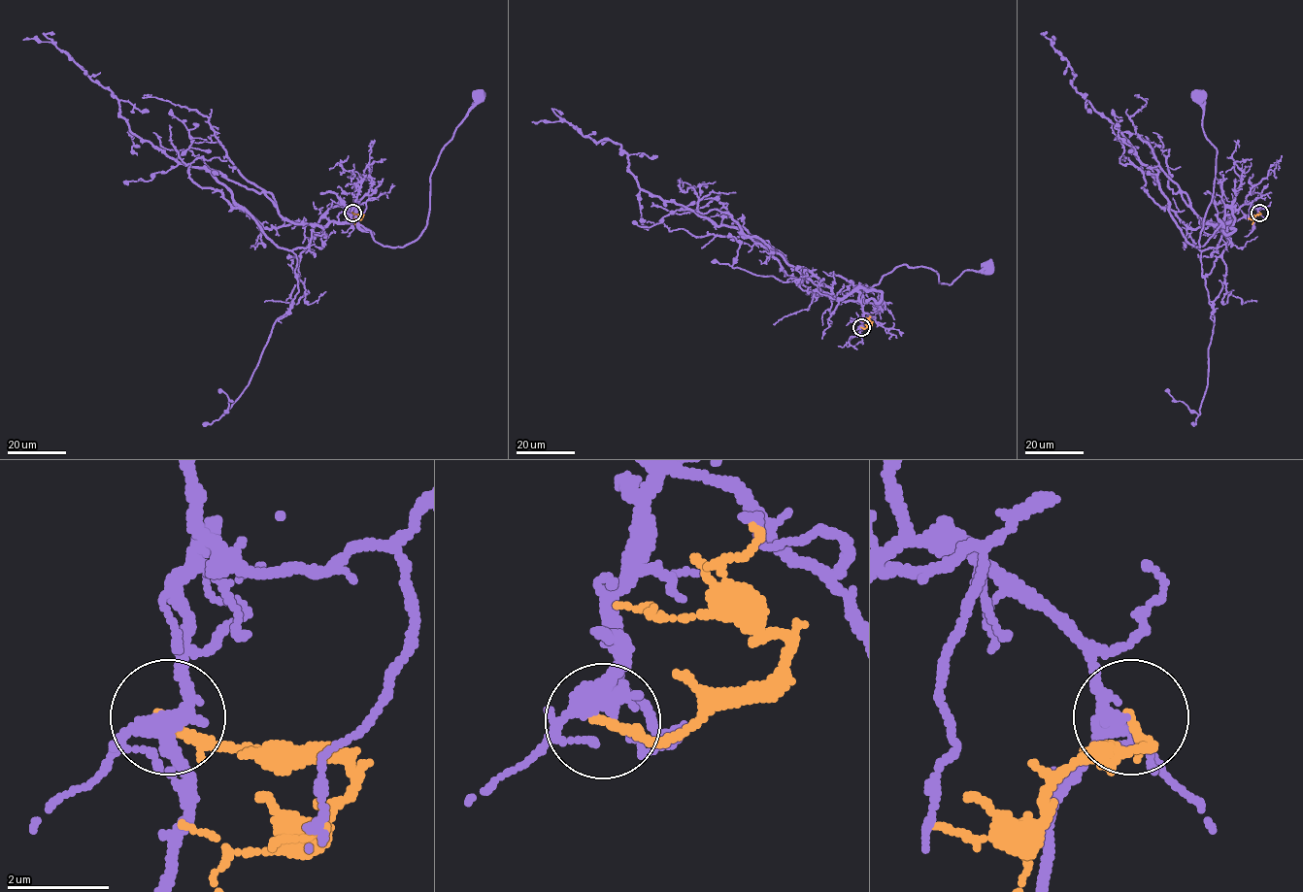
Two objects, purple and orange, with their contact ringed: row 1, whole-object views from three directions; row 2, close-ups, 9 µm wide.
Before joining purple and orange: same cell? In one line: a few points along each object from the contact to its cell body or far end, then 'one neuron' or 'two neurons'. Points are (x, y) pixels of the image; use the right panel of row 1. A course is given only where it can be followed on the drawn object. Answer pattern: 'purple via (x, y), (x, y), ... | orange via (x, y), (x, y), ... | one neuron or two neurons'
purple via (1259, 213), (1246, 202), (1227, 214), (1207, 242), (1197, 247), (1213, 192), (1217, 151), (1203, 129), (1199, 99) | orange via (1259, 213), (1252, 224) | two neurons

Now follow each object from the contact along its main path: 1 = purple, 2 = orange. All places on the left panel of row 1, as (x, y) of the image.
1: (352, 213), (349, 222), (384, 246), (414, 242), (427, 223), (430, 176), (440, 151), (479, 99)
2: (352, 213), (362, 215), (354, 224)

